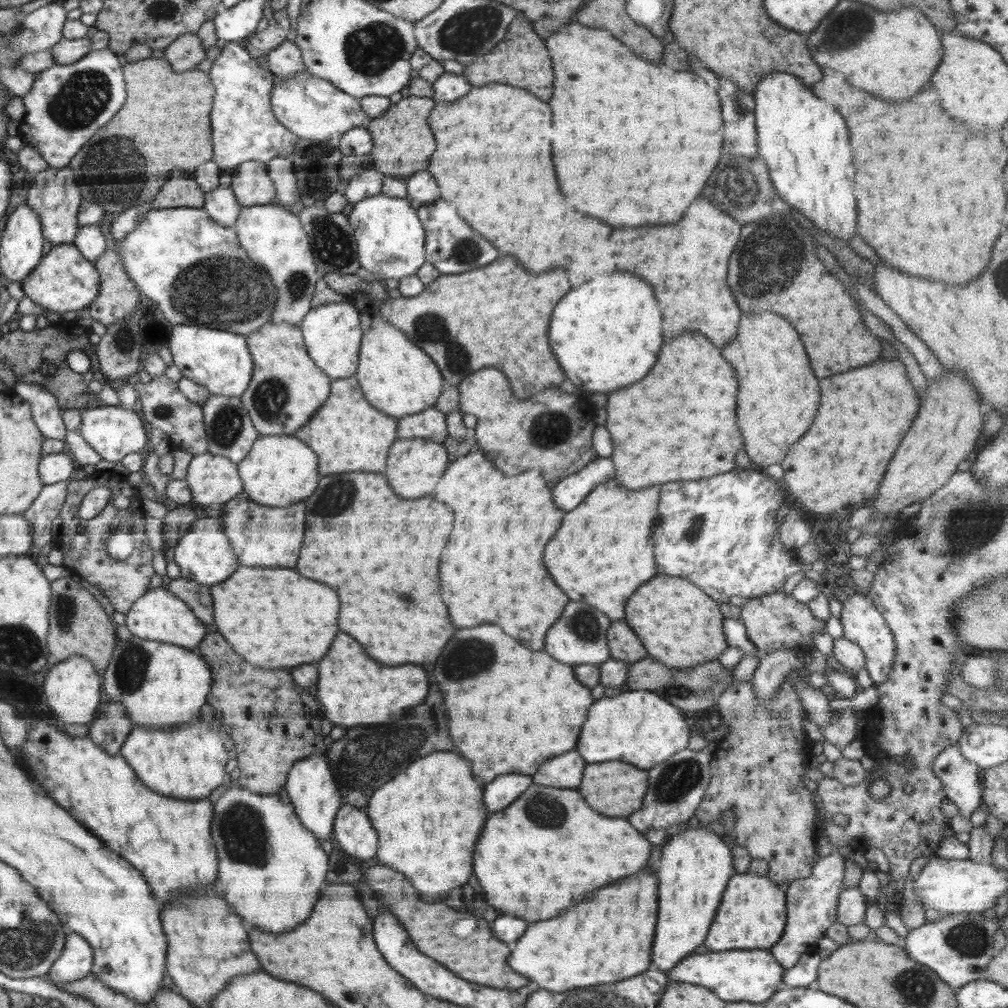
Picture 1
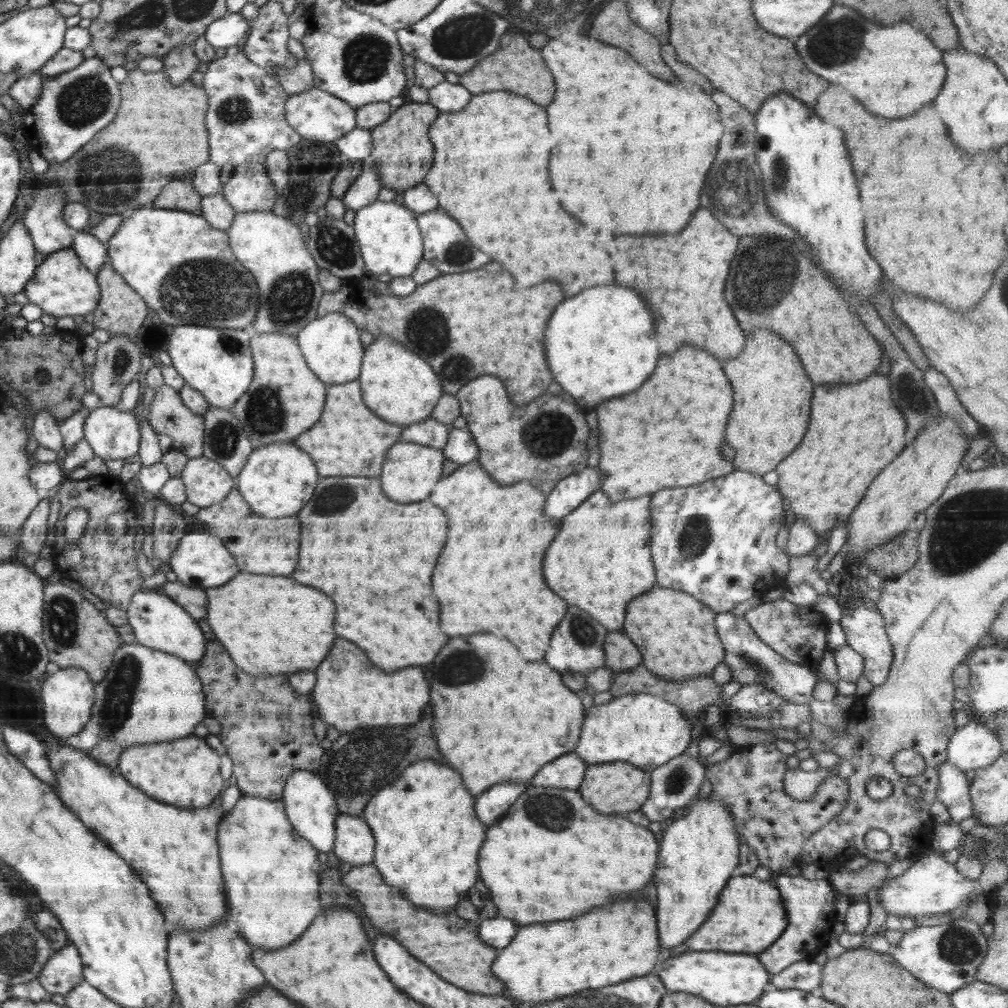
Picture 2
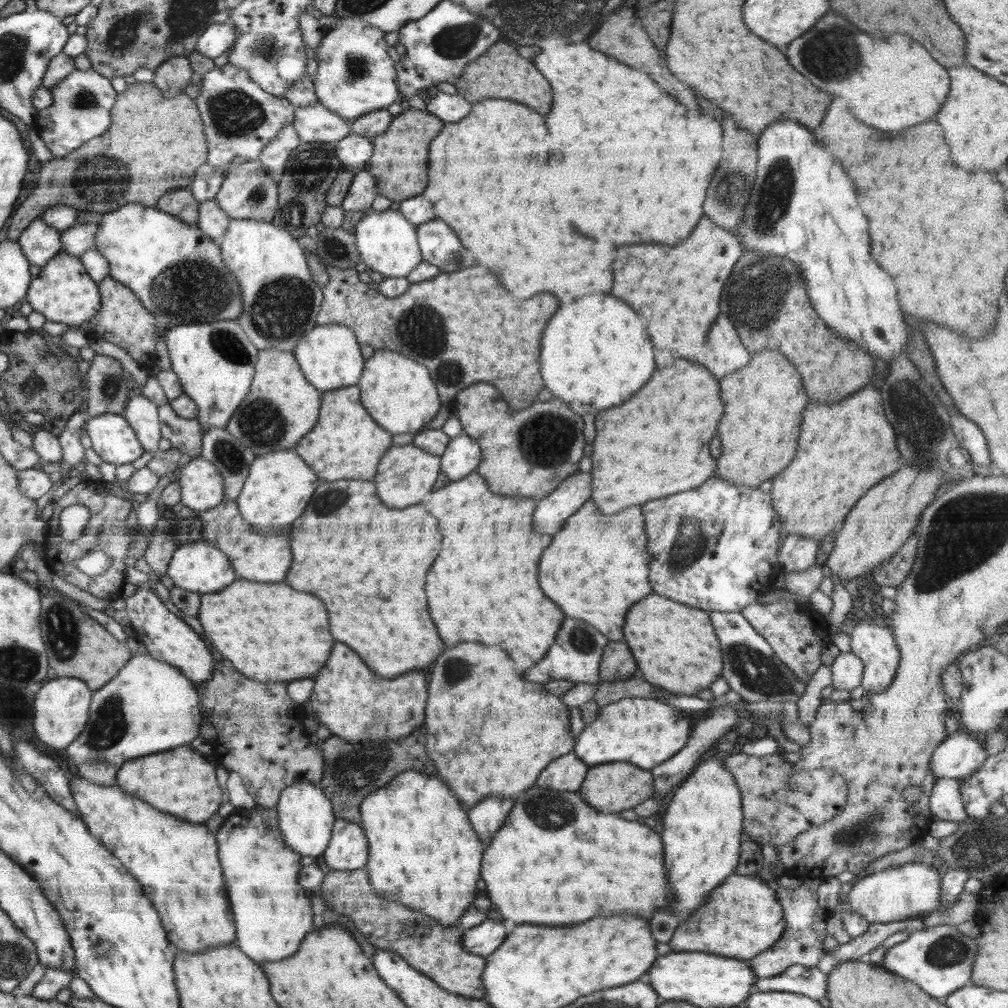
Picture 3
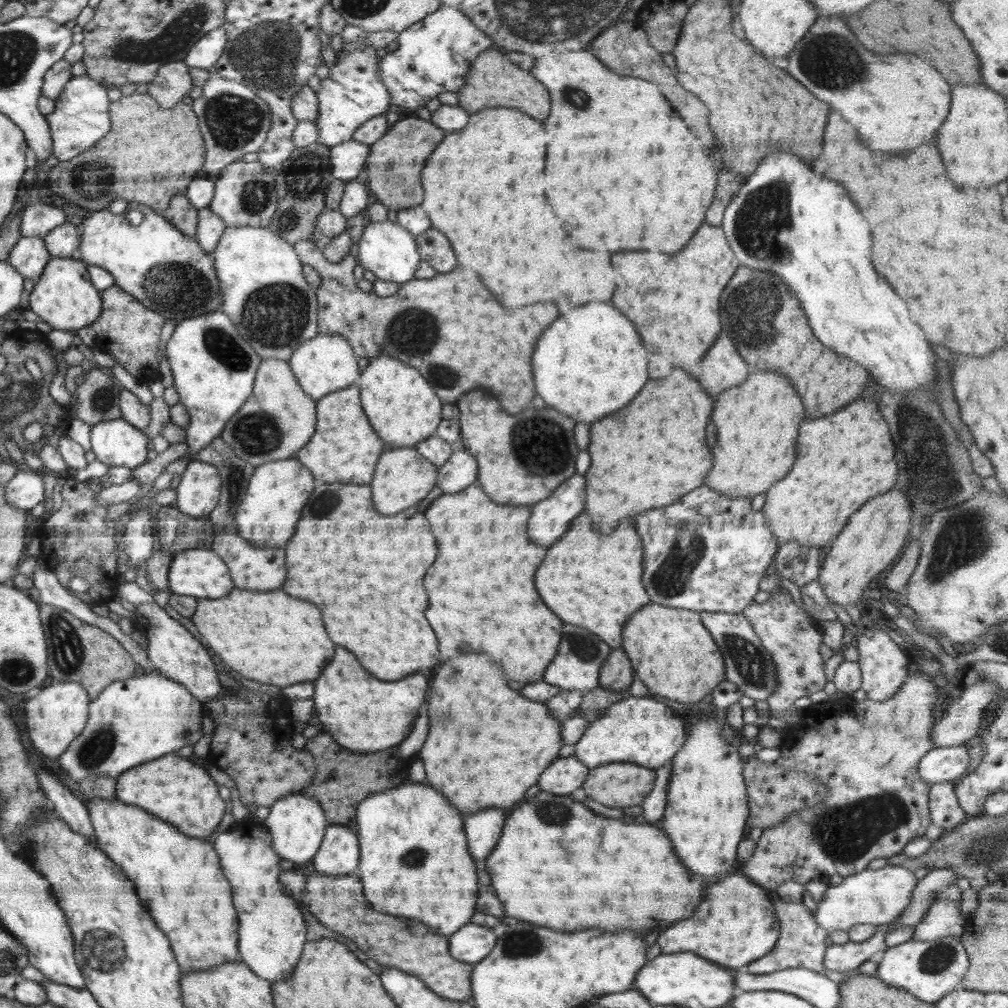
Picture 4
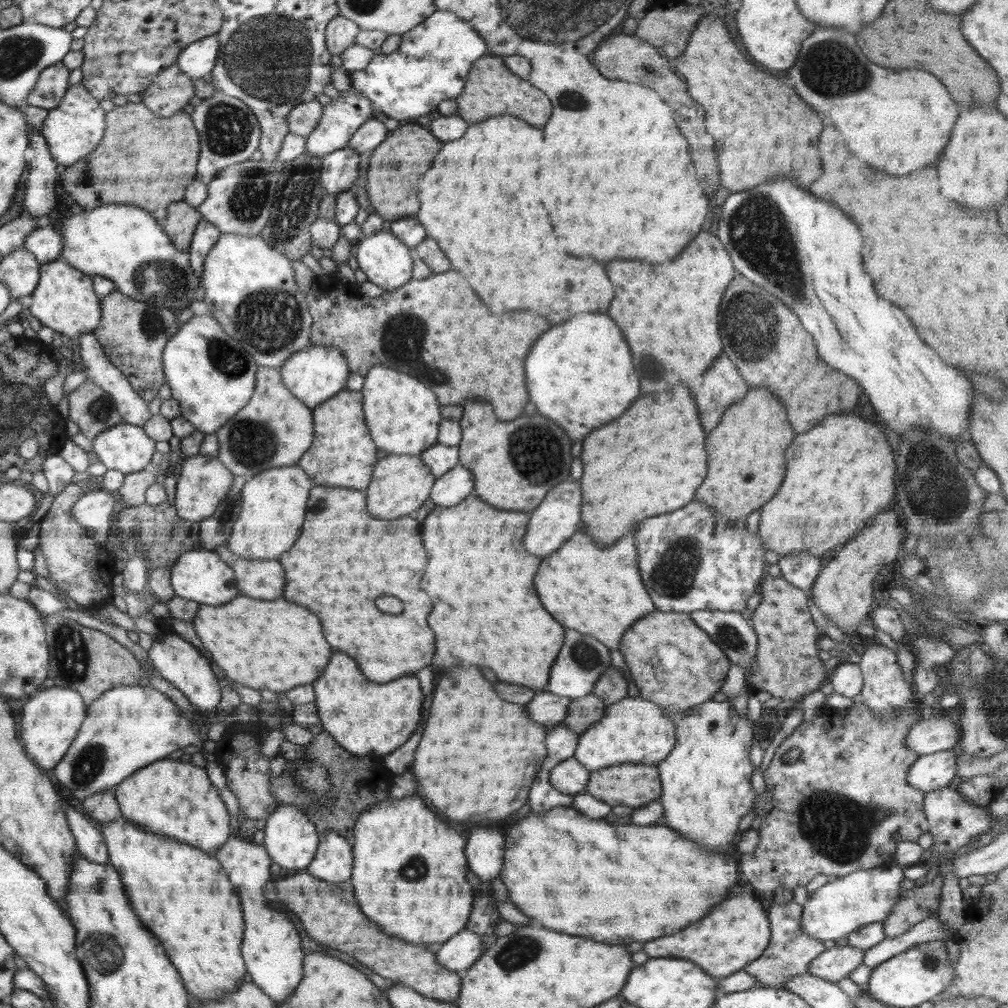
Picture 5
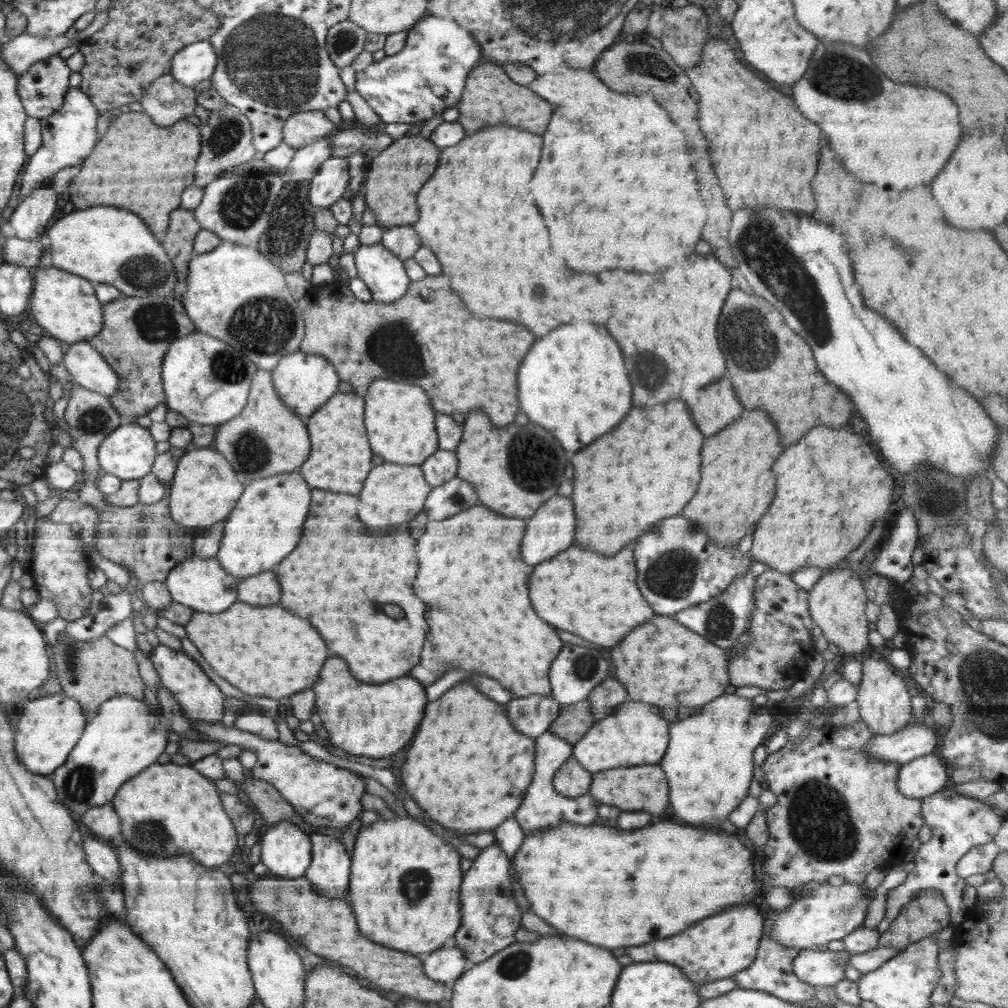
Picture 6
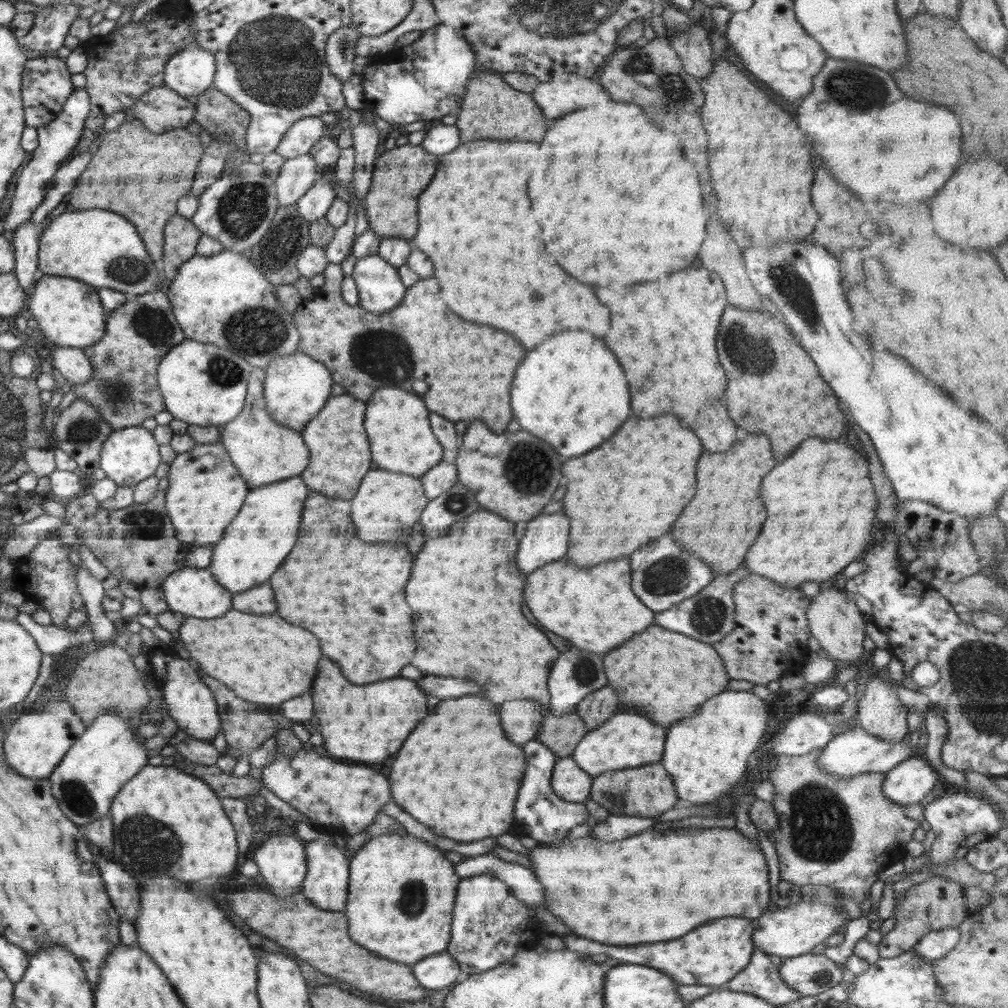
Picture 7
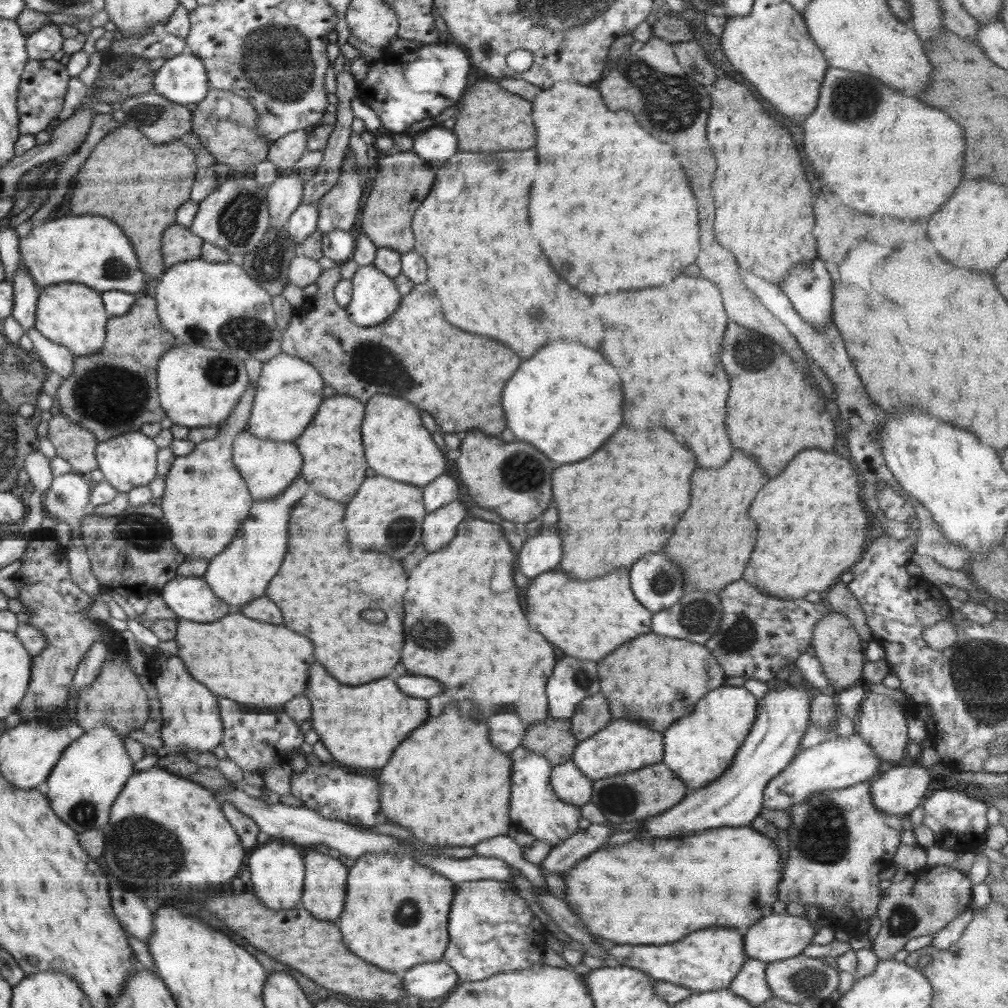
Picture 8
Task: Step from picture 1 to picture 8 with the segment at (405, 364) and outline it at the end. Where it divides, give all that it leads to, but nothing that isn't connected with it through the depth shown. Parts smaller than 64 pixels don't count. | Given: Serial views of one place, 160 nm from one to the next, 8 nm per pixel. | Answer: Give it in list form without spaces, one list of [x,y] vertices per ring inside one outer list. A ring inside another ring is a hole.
[[[376,394],[365,402],[361,437],[366,462],[376,474],[424,487],[446,472],[443,452],[423,425],[418,407],[404,398]]]

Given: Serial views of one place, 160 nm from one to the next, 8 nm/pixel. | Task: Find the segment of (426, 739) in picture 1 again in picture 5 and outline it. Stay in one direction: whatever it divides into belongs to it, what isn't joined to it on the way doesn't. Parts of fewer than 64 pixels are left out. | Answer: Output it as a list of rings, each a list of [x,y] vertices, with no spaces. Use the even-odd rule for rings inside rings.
[[[320,728],[315,730],[312,743],[305,747],[309,754],[307,761],[290,761],[289,768],[285,768],[287,770],[285,774],[278,777],[272,776],[269,788],[271,795],[276,799],[277,806],[286,806],[287,804],[297,806],[315,824],[320,834],[330,830],[342,835],[352,844],[353,830],[358,817],[365,810],[372,808],[388,797],[395,773],[381,766],[382,755],[356,755],[356,758],[352,760],[350,758],[352,754],[338,746],[338,743],[330,738],[330,734],[326,734],[326,731]],[[370,756],[374,756],[374,758],[370,758]],[[304,763],[323,766],[329,774],[331,788],[325,794],[323,802],[319,802],[313,792],[301,788],[293,779],[295,777],[293,772]]]

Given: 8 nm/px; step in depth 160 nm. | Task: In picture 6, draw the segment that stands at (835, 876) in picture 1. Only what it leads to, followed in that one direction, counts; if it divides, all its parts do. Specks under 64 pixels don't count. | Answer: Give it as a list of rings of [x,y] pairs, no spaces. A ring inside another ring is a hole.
[[[764,934],[760,939],[758,950],[752,964],[748,968],[737,972],[731,978],[736,981],[738,988],[763,990],[764,992],[773,994],[780,1000],[785,1000],[792,1004],[812,1000],[812,998],[815,998],[816,988],[807,982],[799,980],[791,969],[794,958],[796,958],[797,954],[800,954],[801,950],[802,948],[782,946],[779,942],[775,942],[771,936],[765,936]]]

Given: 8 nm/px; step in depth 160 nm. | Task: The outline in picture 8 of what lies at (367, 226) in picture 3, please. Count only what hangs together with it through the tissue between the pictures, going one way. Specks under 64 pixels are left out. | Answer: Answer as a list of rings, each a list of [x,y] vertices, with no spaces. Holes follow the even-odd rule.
[[[373,264],[358,267],[350,280],[352,298],[345,306],[351,321],[358,326],[376,326],[390,318],[401,298],[392,278]]]

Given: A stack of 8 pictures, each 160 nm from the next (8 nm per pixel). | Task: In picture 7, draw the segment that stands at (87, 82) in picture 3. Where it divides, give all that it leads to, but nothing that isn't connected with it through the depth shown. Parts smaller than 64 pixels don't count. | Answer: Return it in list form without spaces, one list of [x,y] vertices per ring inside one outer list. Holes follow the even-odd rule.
[[[78,88],[73,91],[70,98],[65,103],[64,109],[58,114],[58,117],[48,125],[37,128],[37,139],[39,140],[37,148],[32,152],[32,159],[26,167],[20,172],[20,177],[17,180],[16,190],[13,197],[13,204],[10,206],[10,211],[5,217],[4,222],[4,237],[13,242],[12,231],[16,231],[22,223],[26,223],[33,216],[34,210],[46,197],[50,190],[52,180],[56,176],[57,170],[66,162],[66,158],[70,158],[70,154],[74,154],[78,141],[81,135],[85,132],[86,122],[90,119],[89,92],[85,88]]]

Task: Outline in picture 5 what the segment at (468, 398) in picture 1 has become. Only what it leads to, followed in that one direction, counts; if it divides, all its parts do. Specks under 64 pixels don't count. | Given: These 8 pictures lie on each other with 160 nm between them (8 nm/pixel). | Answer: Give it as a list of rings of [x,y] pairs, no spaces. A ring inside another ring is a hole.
[[[466,402],[459,420],[462,436],[459,464],[474,475],[472,494],[500,510],[533,511],[550,488],[570,476],[570,442],[548,418],[520,416],[512,422],[497,419],[488,402]]]

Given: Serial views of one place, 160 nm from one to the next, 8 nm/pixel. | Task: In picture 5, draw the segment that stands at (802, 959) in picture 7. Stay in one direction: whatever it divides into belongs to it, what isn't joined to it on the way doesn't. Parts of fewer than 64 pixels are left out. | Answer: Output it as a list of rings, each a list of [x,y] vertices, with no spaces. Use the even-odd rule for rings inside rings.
[[[836,945],[821,952],[807,966],[812,976],[837,983],[863,963],[865,950],[852,945]]]

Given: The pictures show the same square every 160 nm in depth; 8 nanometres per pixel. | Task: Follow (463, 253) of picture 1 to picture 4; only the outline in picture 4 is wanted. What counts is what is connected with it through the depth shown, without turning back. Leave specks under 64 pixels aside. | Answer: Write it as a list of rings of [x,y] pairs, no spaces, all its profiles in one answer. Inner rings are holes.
[[[434,228],[415,237],[422,261],[427,262],[438,273],[447,273],[456,268],[456,257],[448,238]]]

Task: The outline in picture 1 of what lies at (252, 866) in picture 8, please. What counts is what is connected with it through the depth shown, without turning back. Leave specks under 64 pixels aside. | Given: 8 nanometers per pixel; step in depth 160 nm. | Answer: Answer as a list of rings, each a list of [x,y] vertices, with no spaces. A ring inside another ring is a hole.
[[[325,736],[323,741],[325,742],[325,752],[311,754],[296,762],[289,770],[284,789],[292,806],[294,806],[296,816],[301,820],[302,826],[314,833],[316,838],[329,841],[333,834],[334,819],[343,802],[330,766],[328,766],[329,760],[327,760],[328,748],[332,746],[334,740],[330,736]]]

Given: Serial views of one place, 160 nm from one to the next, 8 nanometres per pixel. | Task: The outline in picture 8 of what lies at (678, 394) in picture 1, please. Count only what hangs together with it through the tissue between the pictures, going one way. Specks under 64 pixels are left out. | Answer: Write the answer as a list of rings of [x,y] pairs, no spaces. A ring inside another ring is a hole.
[[[622,426],[618,432],[614,432],[614,436],[610,436],[606,440],[606,444],[596,452],[592,454],[590,458],[582,460],[582,462],[576,462],[576,464],[568,464],[568,466],[560,466],[554,470],[552,474],[552,498],[554,498],[554,504],[558,508],[558,528],[566,528],[568,526],[568,542],[566,542],[566,530],[562,530],[562,558],[559,562],[559,567],[562,572],[566,572],[568,568],[568,574],[570,578],[578,581],[586,581],[598,576],[604,576],[616,568],[630,568],[636,560],[640,560],[644,554],[650,554],[650,552],[658,552],[662,550],[662,546],[668,542],[668,538],[672,536],[674,532],[674,526],[676,522],[680,520],[680,516],[686,512],[686,508],[690,506],[690,476],[696,468],[696,460],[694,460],[694,454],[678,444],[674,440],[674,436],[664,430],[664,428],[656,428],[656,430],[630,430],[626,426]]]

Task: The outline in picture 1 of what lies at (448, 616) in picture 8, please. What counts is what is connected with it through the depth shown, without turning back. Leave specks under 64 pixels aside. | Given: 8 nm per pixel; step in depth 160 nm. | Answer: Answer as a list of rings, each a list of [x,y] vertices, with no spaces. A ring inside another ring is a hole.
[[[474,450],[449,463],[432,492],[433,497],[450,506],[456,516],[452,536],[440,556],[438,578],[442,600],[456,628],[474,628],[484,622],[498,624],[506,634],[520,640],[530,650],[542,650],[548,628],[560,618],[568,604],[568,596],[554,584],[542,564],[544,546],[560,528],[566,512],[553,503],[553,489],[544,486],[543,472],[539,468],[530,468],[524,474],[508,478]]]

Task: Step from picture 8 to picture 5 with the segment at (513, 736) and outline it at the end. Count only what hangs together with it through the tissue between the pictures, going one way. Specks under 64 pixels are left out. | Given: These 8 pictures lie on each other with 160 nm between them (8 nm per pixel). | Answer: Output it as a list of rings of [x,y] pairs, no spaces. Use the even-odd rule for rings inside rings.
[[[546,689],[535,694],[526,704],[528,718],[541,724],[546,730],[552,730],[566,718],[572,699],[548,692]]]

